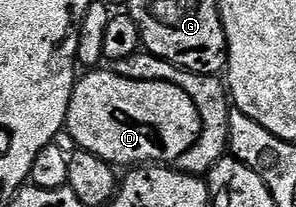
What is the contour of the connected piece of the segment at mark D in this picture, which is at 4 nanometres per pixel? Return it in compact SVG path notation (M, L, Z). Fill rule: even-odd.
M90 70L82 74L86 76L79 75L68 102L65 131L70 132L81 151L96 154L96 158L111 166L170 166L203 135L200 114L180 86L172 82L132 82L130 78L120 78L113 70L102 71Z

